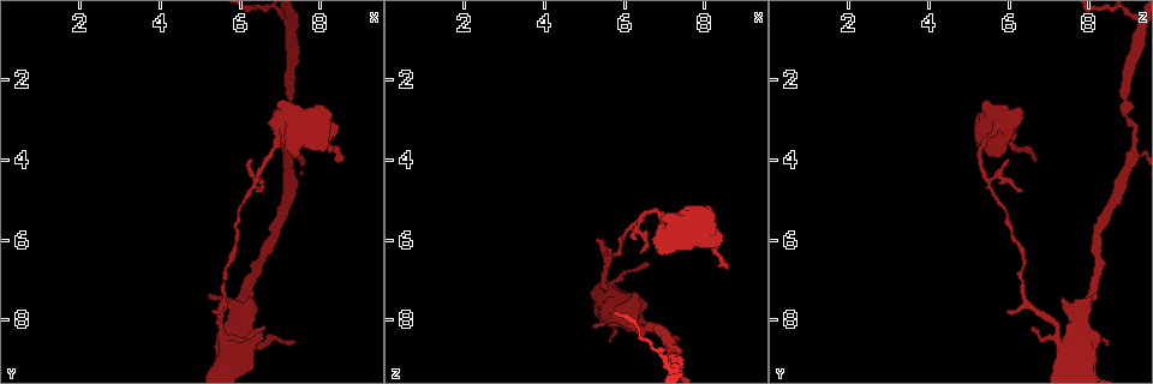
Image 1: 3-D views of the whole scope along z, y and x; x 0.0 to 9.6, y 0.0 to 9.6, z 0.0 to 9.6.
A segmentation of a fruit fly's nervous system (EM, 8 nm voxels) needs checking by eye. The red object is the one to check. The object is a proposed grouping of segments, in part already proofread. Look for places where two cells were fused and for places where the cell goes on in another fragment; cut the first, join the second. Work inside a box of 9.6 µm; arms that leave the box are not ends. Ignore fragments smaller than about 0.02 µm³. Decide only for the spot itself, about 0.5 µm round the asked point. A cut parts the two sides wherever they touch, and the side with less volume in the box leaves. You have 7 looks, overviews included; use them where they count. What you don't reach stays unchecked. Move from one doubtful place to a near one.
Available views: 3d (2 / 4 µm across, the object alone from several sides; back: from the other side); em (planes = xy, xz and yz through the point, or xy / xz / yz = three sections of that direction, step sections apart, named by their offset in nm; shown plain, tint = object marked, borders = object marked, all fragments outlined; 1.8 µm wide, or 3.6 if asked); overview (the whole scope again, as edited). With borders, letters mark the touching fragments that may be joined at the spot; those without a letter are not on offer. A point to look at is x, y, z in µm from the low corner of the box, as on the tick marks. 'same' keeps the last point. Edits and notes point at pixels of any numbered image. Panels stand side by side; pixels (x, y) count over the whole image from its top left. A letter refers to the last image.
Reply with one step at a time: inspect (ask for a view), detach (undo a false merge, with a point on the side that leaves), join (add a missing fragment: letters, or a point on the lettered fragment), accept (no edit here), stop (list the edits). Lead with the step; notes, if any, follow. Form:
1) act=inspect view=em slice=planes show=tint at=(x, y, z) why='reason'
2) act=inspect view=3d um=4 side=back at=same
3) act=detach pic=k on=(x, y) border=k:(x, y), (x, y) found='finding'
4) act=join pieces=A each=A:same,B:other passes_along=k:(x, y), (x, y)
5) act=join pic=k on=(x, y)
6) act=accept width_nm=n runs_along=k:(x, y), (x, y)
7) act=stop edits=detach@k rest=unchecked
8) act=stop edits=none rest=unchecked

act=inspect view=em slice=yz step=16 show=borders at=(7.30, 2.40, 8.90)

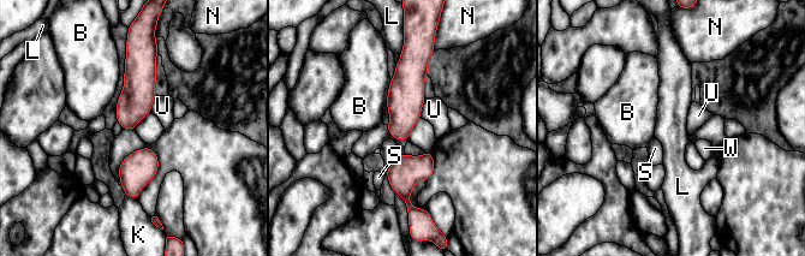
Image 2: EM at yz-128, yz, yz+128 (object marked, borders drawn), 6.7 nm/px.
act=inspect view=em slice=planes show=borders at=same why='cut it another way'

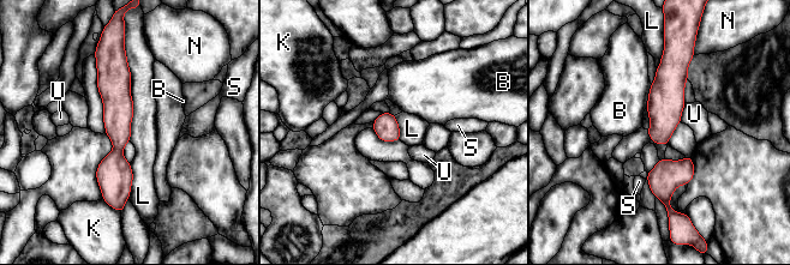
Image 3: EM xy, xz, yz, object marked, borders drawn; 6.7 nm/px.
act=accept longest_contact=L:650nm each=B:other,K:other,L:other,N:other,S:other,U:other runs_along=3:(119, 59), (118, 196), (121, 203) found='continuous, no second cell'

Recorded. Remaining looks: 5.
act=inspect view=em slice=planes show=borders at=(7.35, 8.55, 8.45) why='tapers out'

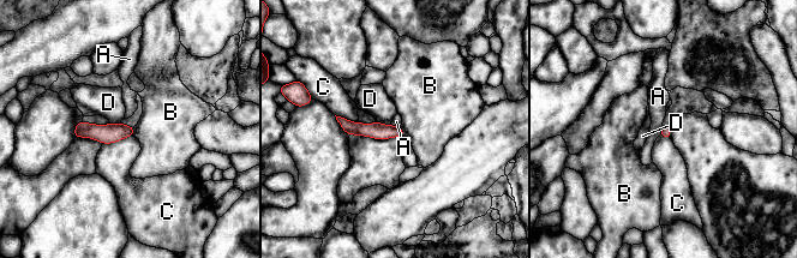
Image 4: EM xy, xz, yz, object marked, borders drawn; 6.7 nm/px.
act=accept each=A:other,B:other,C:other,D:other border=4:(391, 124), (400, 127) found='none of them fits'

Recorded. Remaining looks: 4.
act=inspect view=em slice=planes show=tint at=(5.85, 8.65, 7.60) why='sudden change in width'

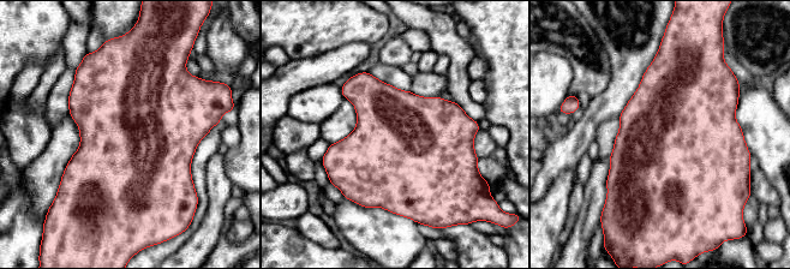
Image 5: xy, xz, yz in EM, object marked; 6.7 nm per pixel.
act=inspect view=em slice=planes show=borders at=same why='what lies round it'

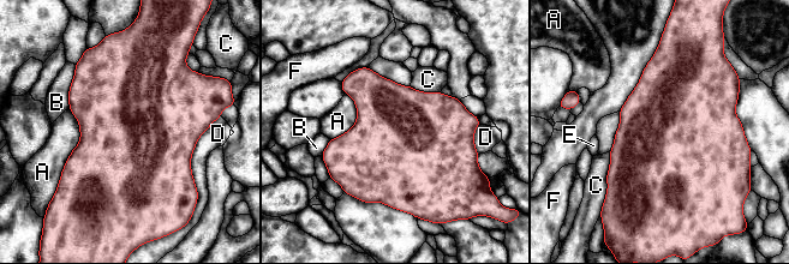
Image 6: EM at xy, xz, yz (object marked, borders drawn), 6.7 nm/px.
act=accept longest_contact=A:500nm each=A:other,B:other,C:other,D:other,E:other,F:other border=6:(69, 107), (79, 142), (59, 179) found='all the same cell'

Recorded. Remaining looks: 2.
act=stop edits=none rest=unchecked

